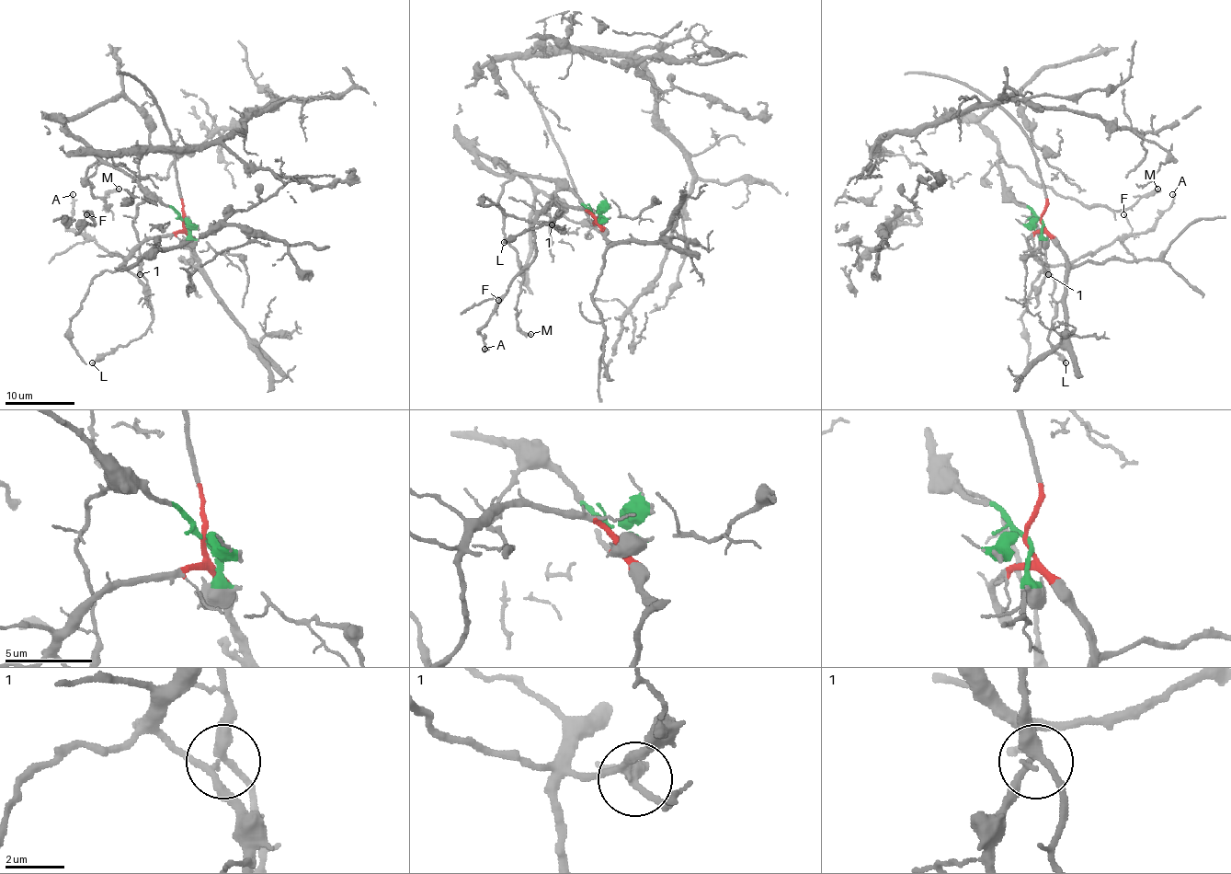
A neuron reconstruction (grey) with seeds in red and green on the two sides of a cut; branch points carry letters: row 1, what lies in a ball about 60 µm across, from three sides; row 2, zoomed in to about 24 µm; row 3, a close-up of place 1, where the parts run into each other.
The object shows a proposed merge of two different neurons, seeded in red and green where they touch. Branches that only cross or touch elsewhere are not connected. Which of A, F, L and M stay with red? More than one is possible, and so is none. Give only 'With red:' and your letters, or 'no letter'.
With red: A, F

